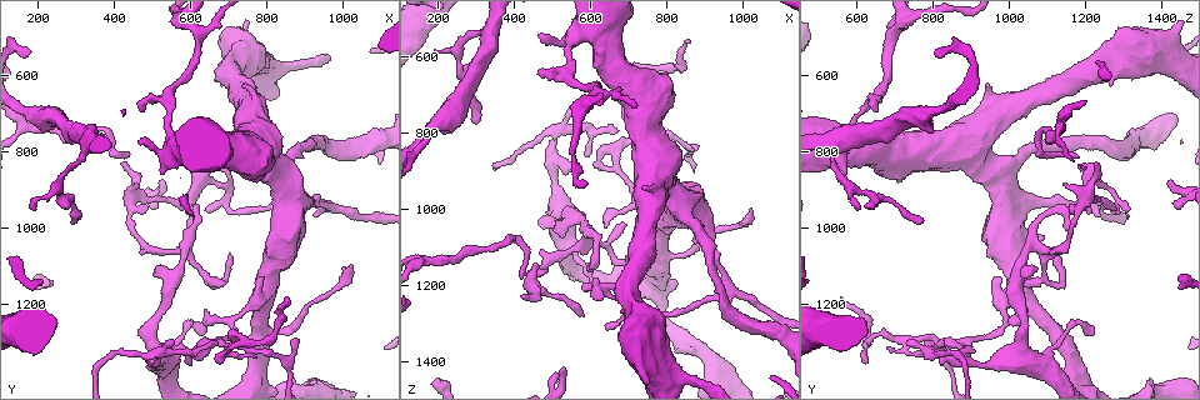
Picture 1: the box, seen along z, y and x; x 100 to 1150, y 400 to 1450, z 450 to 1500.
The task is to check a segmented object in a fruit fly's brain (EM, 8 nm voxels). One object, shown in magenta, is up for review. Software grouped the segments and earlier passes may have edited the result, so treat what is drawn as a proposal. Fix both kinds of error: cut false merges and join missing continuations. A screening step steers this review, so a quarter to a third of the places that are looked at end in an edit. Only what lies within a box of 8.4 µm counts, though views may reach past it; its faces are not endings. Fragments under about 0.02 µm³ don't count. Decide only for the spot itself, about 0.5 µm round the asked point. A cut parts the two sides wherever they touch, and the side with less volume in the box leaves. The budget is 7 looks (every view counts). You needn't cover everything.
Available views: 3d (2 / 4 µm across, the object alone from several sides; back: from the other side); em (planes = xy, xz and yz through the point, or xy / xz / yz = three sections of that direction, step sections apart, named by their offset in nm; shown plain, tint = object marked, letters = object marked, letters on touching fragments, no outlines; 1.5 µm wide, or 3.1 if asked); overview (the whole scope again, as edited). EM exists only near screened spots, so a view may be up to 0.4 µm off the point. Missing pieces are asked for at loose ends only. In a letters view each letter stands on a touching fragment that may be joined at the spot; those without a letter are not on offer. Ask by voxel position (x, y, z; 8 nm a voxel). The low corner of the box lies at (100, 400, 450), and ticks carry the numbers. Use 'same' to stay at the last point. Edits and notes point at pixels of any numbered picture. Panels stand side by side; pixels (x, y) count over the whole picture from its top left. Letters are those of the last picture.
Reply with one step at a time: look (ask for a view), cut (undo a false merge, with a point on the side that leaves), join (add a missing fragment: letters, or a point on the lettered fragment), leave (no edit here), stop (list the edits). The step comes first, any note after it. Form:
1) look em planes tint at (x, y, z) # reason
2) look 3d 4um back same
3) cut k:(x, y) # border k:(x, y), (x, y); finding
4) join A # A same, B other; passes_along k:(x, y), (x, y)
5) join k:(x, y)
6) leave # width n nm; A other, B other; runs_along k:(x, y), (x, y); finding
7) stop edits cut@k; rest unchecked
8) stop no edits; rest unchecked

look 3d 4um at (715, 1250, 980) # sudden change in width

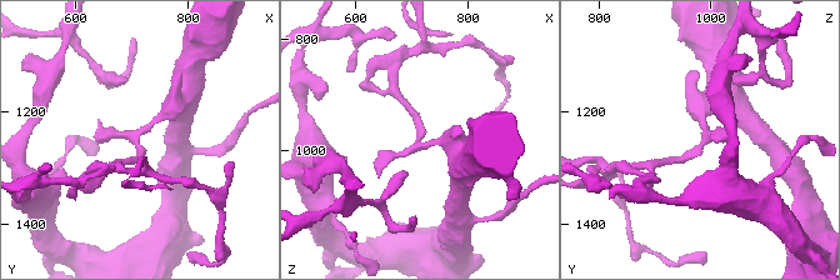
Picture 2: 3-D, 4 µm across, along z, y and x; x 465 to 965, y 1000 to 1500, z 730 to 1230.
look em yz step 4 tint at (710, 1250, 990) # now the EM

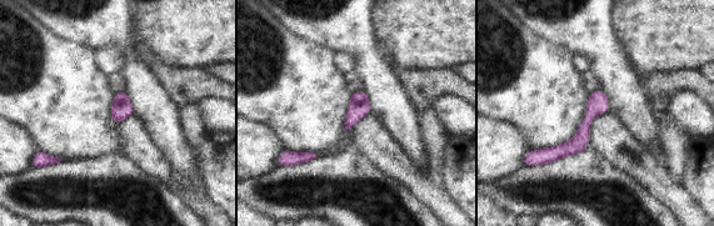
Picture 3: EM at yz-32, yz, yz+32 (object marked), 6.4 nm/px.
look em planes letters same

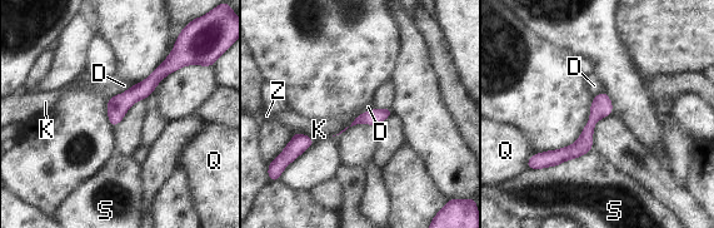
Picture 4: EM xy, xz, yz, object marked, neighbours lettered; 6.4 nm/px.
leave # width 100 nm; D other, K other, Q other, S other, Z other; runs_along 4:(603, 95), (587, 137), (543, 164); one cell here

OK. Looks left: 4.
look em yz step 4 letters at (1020, 1095, 1000) # end of a long branch

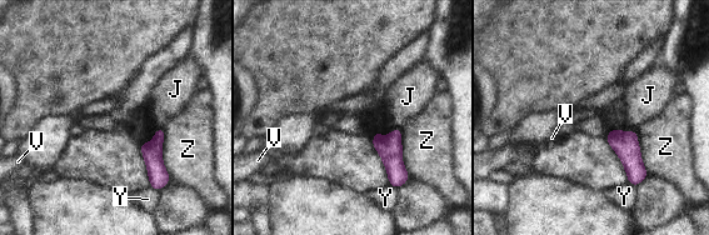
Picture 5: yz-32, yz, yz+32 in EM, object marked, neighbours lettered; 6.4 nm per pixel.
leave # J other, V other, Y other, Z other; border 5:(161, 128), (161, 161), (170, 179); none of them fits

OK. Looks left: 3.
look 3d 4um at (420, 835, 1230) # tapers out

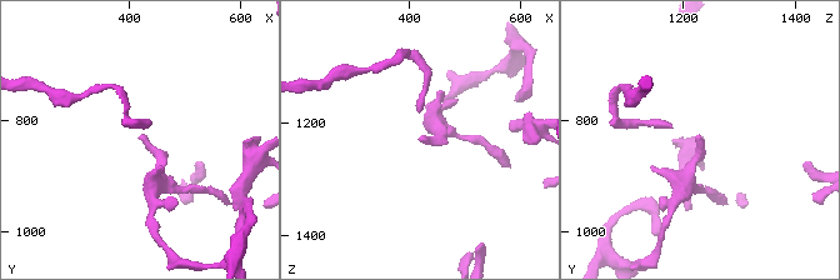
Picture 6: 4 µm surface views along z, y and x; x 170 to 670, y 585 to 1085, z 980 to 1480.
look em planes letters at (420, 825, 1230) # now the EM

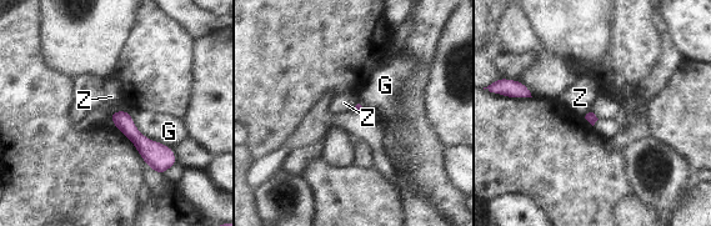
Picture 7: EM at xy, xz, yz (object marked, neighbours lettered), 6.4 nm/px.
leave # G other, Z other; runs_along 7:(114, 117), (159, 157), (171, 159); no lettered fragment goes on from it

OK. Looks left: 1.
stop no edits; rest unchecked

